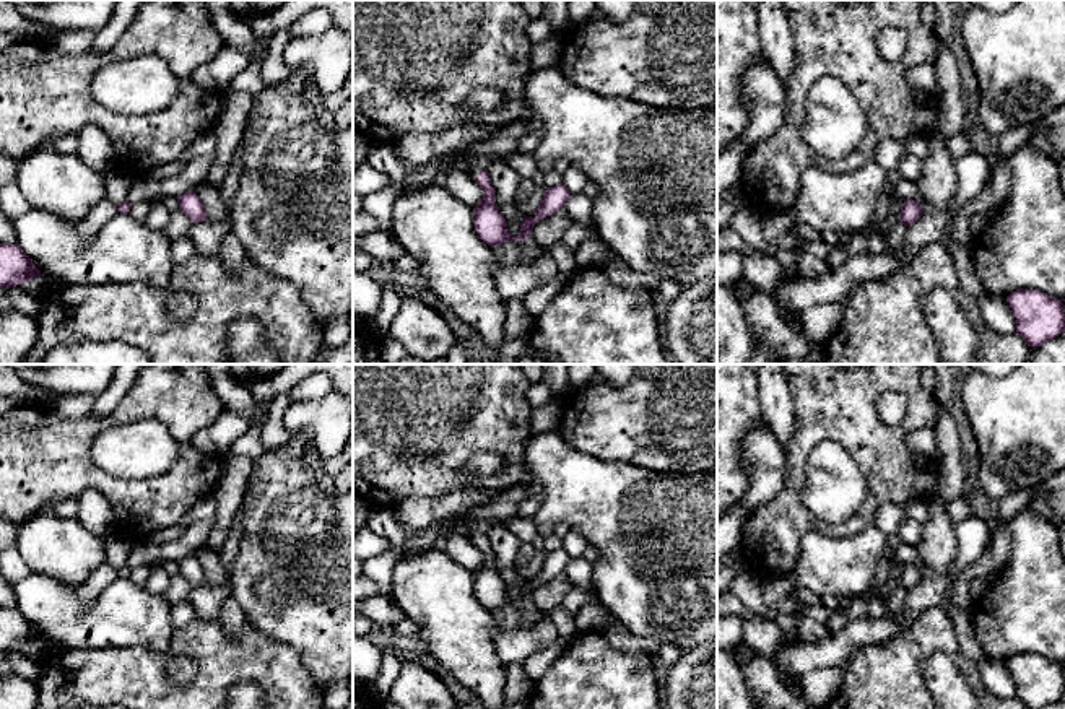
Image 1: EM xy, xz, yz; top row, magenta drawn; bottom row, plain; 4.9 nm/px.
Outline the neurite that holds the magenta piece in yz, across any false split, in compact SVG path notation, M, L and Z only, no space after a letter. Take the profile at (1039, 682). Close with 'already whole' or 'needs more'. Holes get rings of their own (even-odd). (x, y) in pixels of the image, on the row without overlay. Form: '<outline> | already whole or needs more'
M1016 654L1006 660L1016 681L1016 698L1028 709L1042 709L1065 694L1062 665L1036 654Z | already whole

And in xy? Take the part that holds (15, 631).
M16 607L0 608L0 652L26 649L36 641L42 641L41 634Z | already whole

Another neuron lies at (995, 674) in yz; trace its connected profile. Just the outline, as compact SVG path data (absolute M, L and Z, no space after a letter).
M984 657L977 668L989 693L1002 699L1016 698L1016 681L1005 660Z

